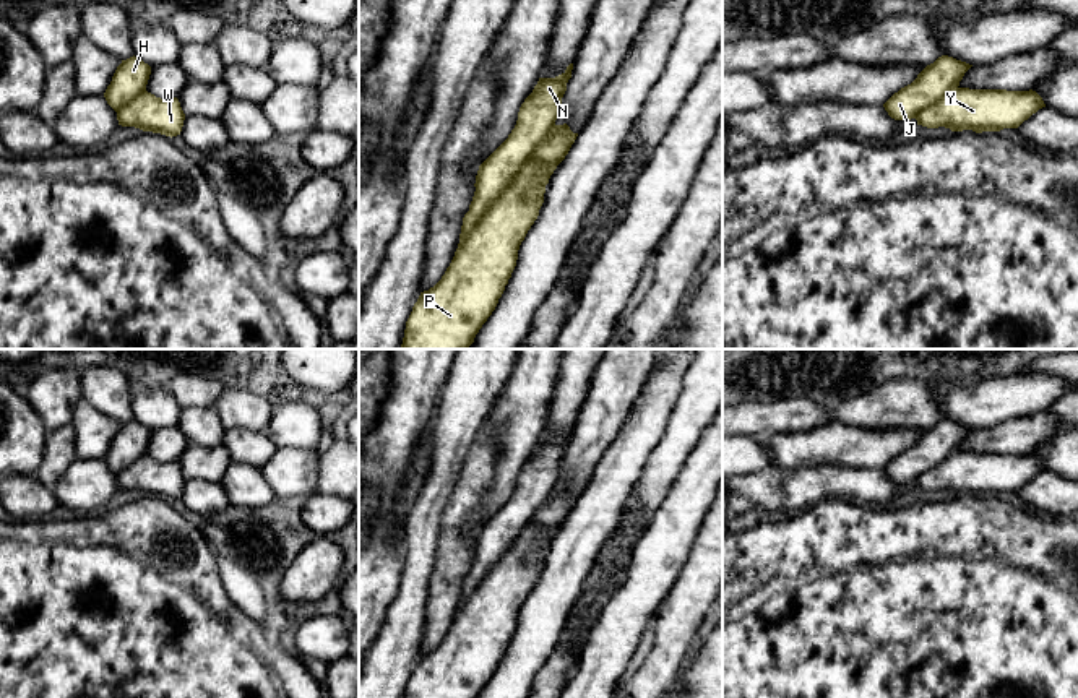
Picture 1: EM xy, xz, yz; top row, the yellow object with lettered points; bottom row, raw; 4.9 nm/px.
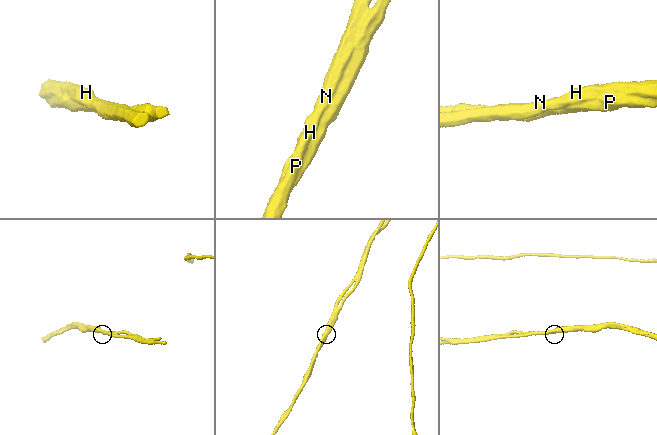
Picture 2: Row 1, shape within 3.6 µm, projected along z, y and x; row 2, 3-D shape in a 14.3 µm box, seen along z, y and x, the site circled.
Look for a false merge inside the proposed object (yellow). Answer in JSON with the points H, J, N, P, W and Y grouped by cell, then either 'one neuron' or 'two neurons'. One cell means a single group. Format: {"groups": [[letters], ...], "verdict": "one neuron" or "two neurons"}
{"groups": [["H", "J", "N"], ["P", "W", "Y"]], "verdict": "two neurons"}

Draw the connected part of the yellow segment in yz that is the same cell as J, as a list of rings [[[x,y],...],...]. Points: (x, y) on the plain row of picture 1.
[[[942,419],[927,429],[911,448],[895,456],[883,471],[895,484],[911,484],[922,472],[955,455],[971,430],[966,425]]]

